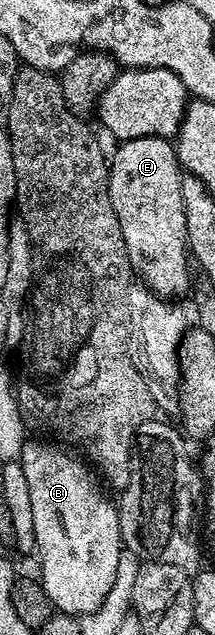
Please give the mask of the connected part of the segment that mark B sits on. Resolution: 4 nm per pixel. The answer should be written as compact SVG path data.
M27 439L20 457L24 479L28 482L28 495L32 497L34 546L38 564L42 567L40 582L57 611L81 618L100 607L104 598L108 598L108 590L112 590L112 581L116 579L116 566L120 566L120 554L124 550L118 510L115 501L106 497L107 489L85 459L79 458L61 443L46 440Z

